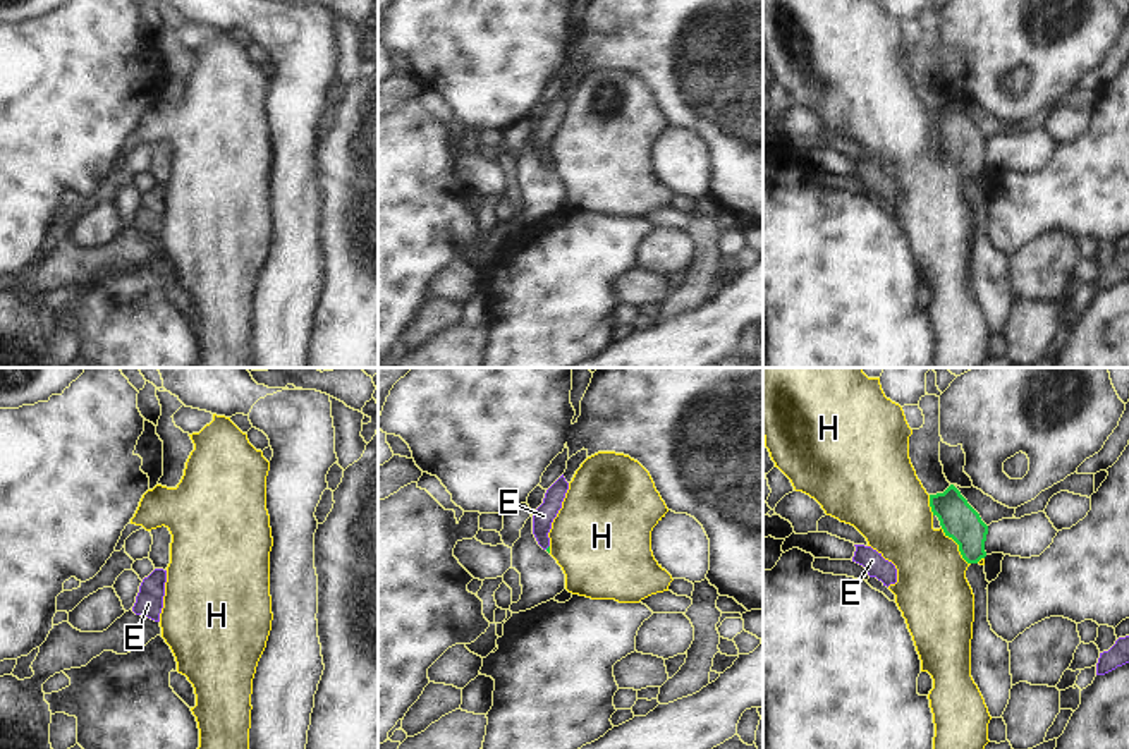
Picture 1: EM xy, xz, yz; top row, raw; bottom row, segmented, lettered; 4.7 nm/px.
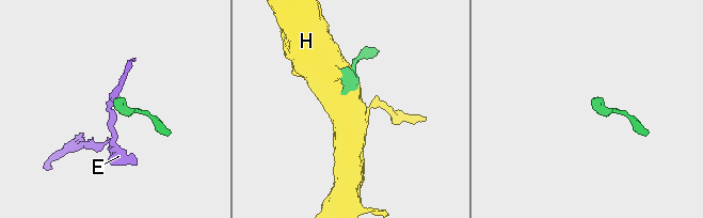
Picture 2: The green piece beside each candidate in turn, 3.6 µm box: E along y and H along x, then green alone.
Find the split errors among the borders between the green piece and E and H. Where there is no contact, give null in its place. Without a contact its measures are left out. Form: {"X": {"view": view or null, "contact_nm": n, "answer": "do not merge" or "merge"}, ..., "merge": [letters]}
{"E": {"view": null, "answer": "merge"}, "H": {"view": "yz", "contact_nm": 220, "answer": "do not merge"}, "merge": ["E"]}

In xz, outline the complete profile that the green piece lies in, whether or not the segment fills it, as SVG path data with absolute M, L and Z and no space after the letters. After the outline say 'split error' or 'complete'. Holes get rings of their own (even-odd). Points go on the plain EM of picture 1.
M564 89L546 105L543 119L533 127L533 149L538 160L550 168L552 137L562 124L562 117L569 105L569 98Z; split error

